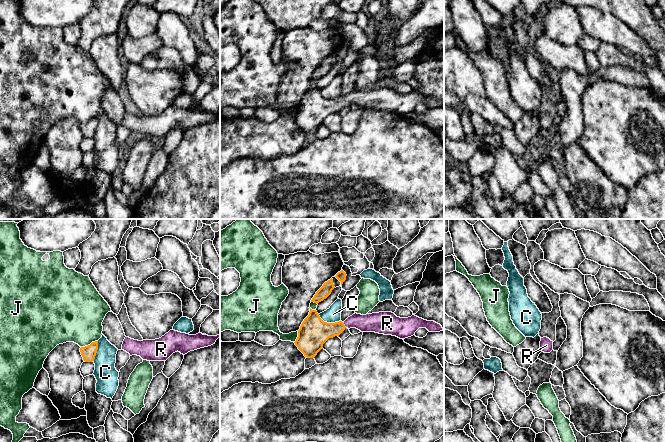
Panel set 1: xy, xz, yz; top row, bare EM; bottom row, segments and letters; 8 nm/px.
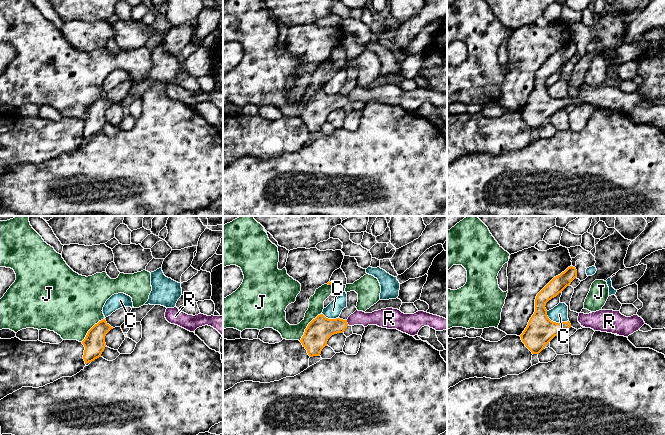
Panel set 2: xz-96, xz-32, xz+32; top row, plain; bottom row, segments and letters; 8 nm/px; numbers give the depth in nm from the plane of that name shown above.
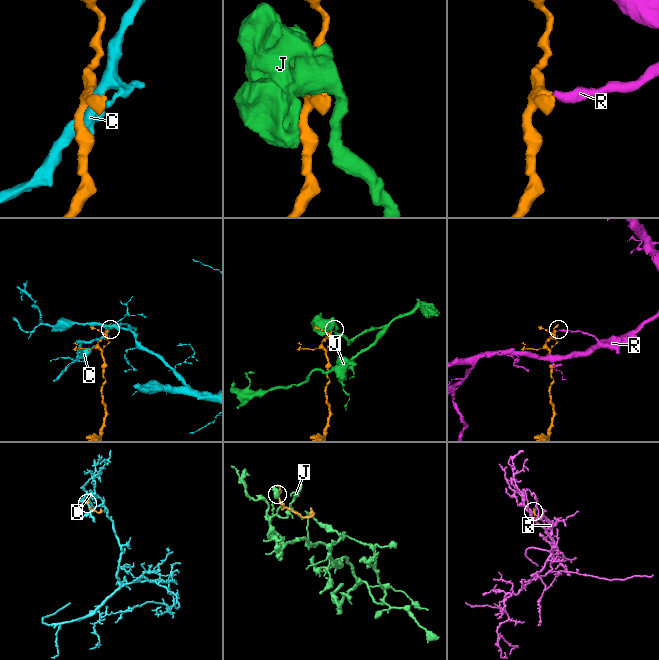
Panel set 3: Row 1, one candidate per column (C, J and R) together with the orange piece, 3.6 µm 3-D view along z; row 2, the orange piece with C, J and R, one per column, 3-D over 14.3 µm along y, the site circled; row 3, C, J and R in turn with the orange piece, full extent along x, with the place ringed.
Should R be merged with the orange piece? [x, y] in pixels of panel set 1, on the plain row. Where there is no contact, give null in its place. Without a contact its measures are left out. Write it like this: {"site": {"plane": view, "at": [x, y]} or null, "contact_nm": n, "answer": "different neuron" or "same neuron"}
{"site": {"plane": "xz", "at": [344, 101]}, "contact_nm": 60, "answer": "same neuron"}

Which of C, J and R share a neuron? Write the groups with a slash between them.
C / J / R

